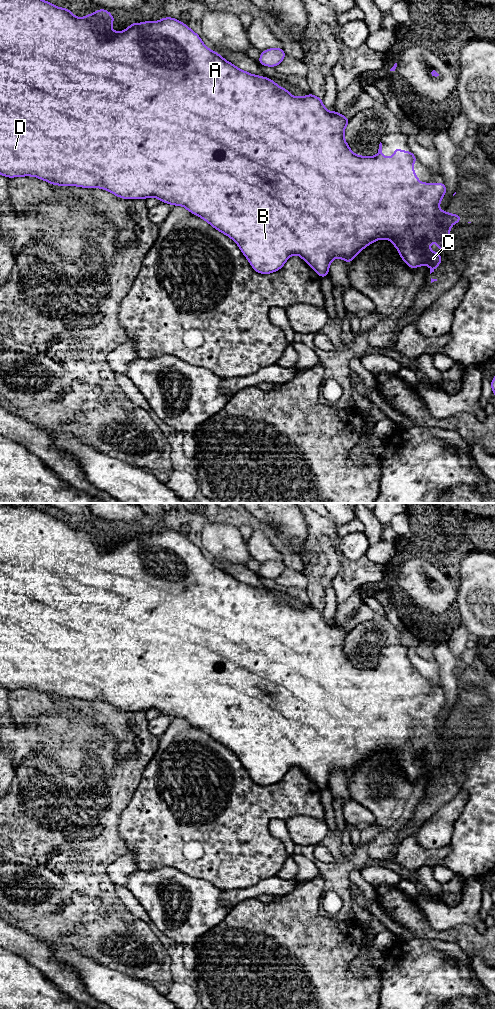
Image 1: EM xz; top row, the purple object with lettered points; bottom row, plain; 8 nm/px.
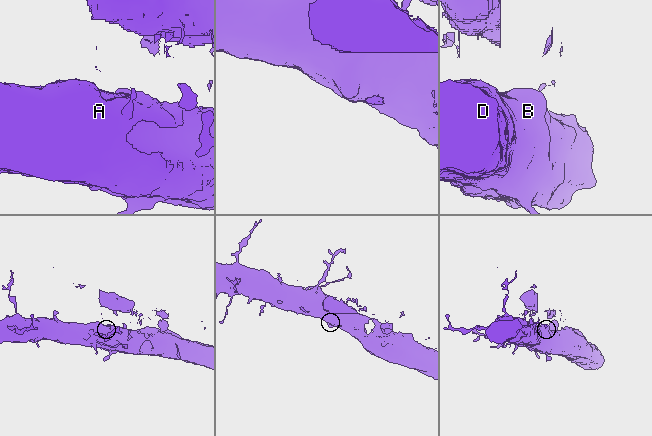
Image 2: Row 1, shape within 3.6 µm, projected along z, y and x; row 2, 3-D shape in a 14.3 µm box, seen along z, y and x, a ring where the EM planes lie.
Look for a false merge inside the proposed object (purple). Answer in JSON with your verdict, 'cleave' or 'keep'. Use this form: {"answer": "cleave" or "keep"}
{"answer": "cleave"}

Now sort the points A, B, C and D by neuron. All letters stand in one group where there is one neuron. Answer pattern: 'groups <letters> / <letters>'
groups A B C / D

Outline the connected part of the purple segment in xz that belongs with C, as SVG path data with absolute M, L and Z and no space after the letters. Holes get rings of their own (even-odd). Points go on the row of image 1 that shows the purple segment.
M210 51L208 55L198 56L198 70L193 75L188 75L185 79L180 71L167 71L164 67L151 67L144 59L138 60L138 82L131 83L134 94L130 97L129 103L123 103L126 113L130 116L129 123L100 123L98 134L92 131L75 132L78 135L89 135L89 139L76 139L74 141L74 168L78 172L78 178L74 186L84 188L102 188L122 199L147 199L156 197L161 202L169 203L171 206L181 205L189 212L199 216L212 227L234 240L243 255L248 259L252 268L260 274L270 274L283 267L288 258L299 255L314 271L321 277L327 277L329 266L334 258L341 258L348 264L353 261L366 246L379 239L389 239L398 250L402 260L412 269L422 265L430 266L430 274L442 262L443 256L430 251L429 244L435 239L436 246L440 251L445 251L448 247L450 228L454 223L461 223L461 215L448 214L446 210L440 211L438 206L446 193L445 183L421 183L414 173L412 163L417 163L415 155L410 151L401 151L399 147L394 148L393 157L382 156L382 143L379 144L378 153L374 157L358 156L351 151L345 141L344 129L349 124L350 119L338 113L336 109L330 113L322 103L322 98L312 95L310 92L305 97L294 97L287 89L279 87L273 80L250 74L237 68L231 62L226 61L216 51ZM238 140L238 150L234 153L234 162L227 163L222 158L222 144L232 143ZM187 159L198 160L198 178L193 183L187 183L189 176L186 168L192 167L192 163L187 163ZM151 163L161 166L163 163L170 164L167 174L170 176L169 183L135 183L135 179L142 177L142 164L146 164L146 169L150 169ZM255 171L273 171L275 175L283 178L290 177L289 183L255 183Z

